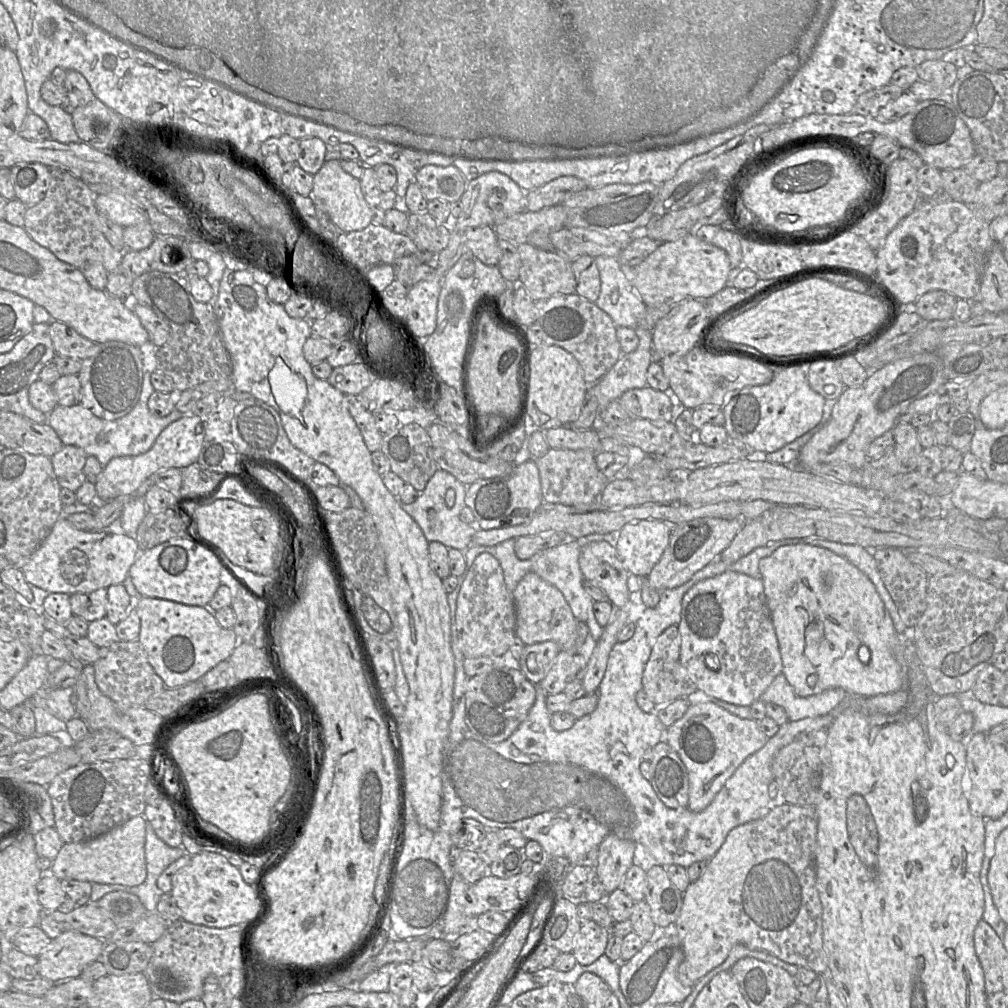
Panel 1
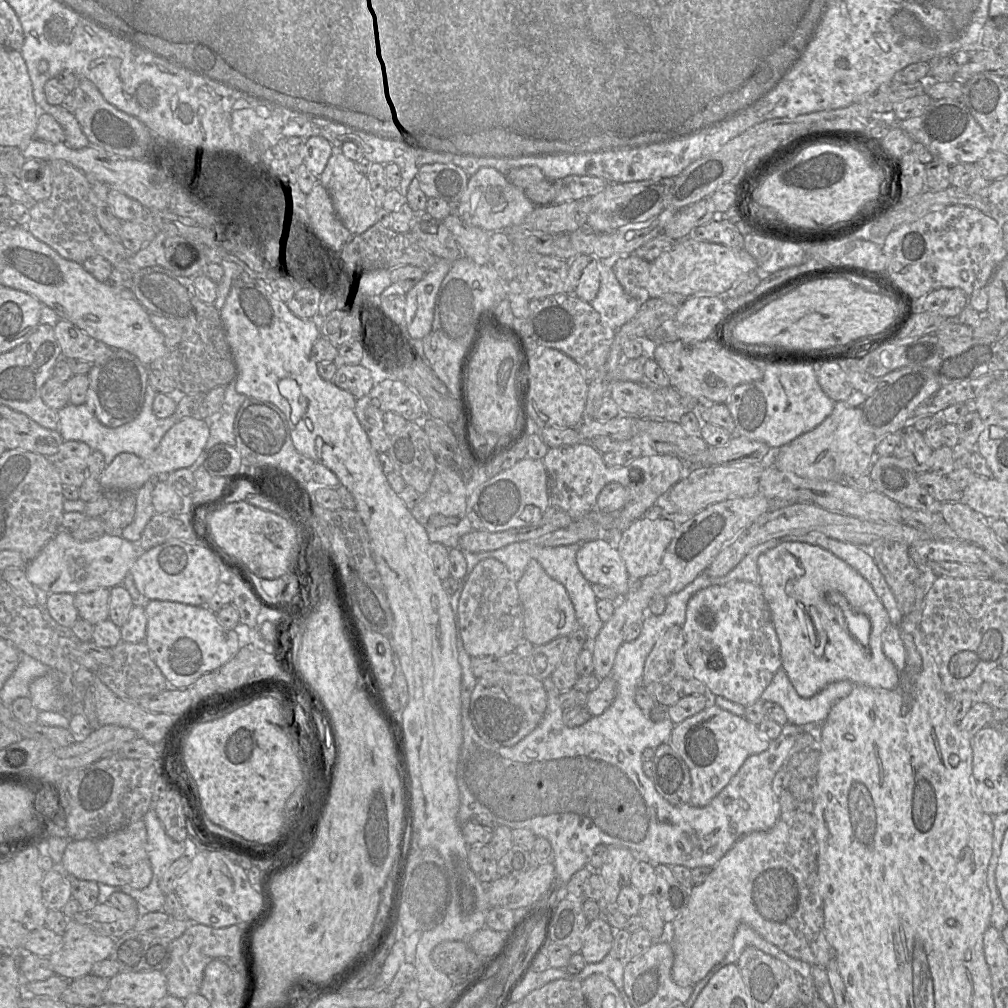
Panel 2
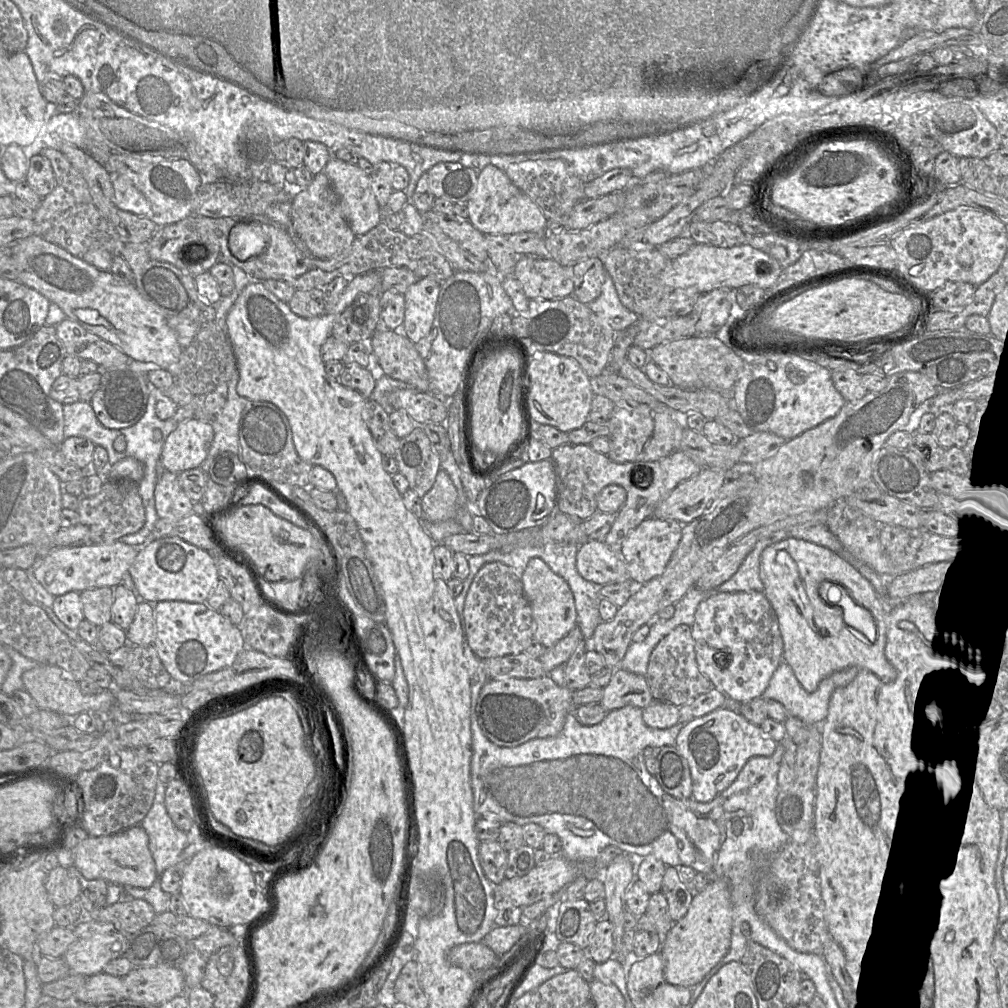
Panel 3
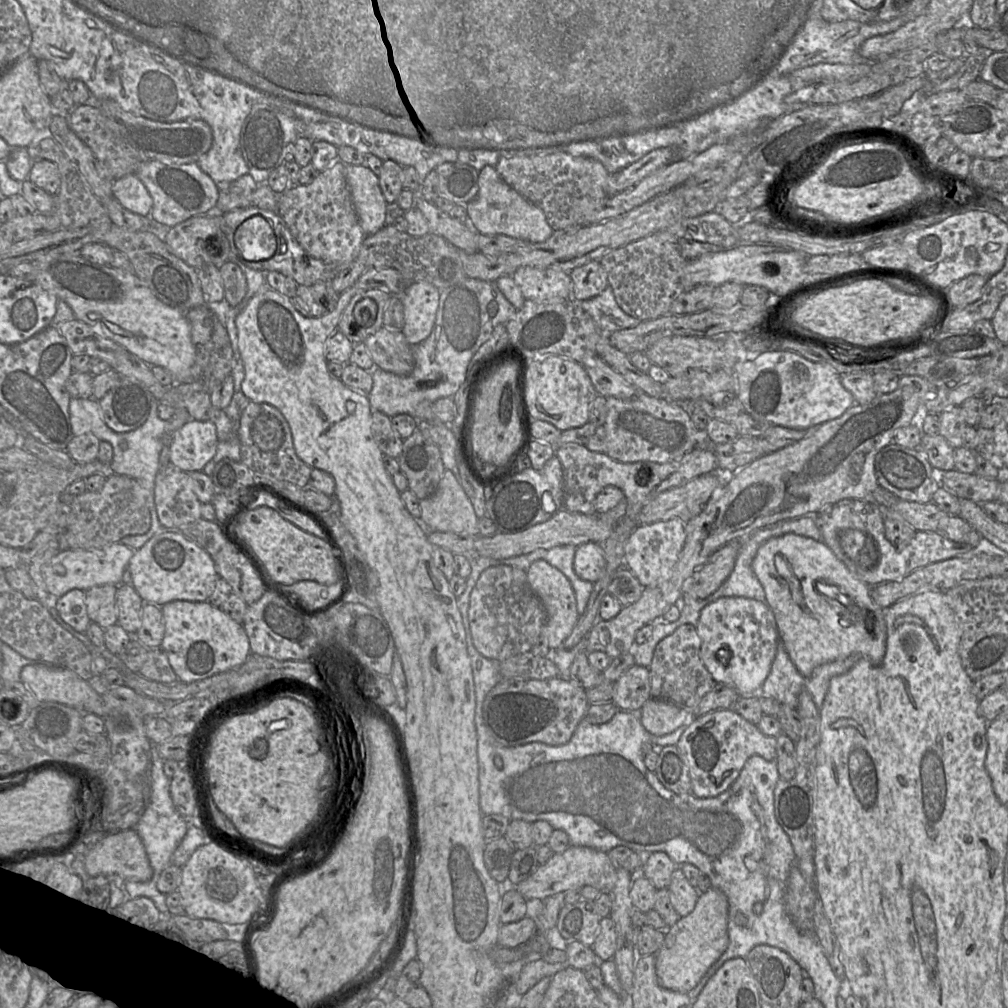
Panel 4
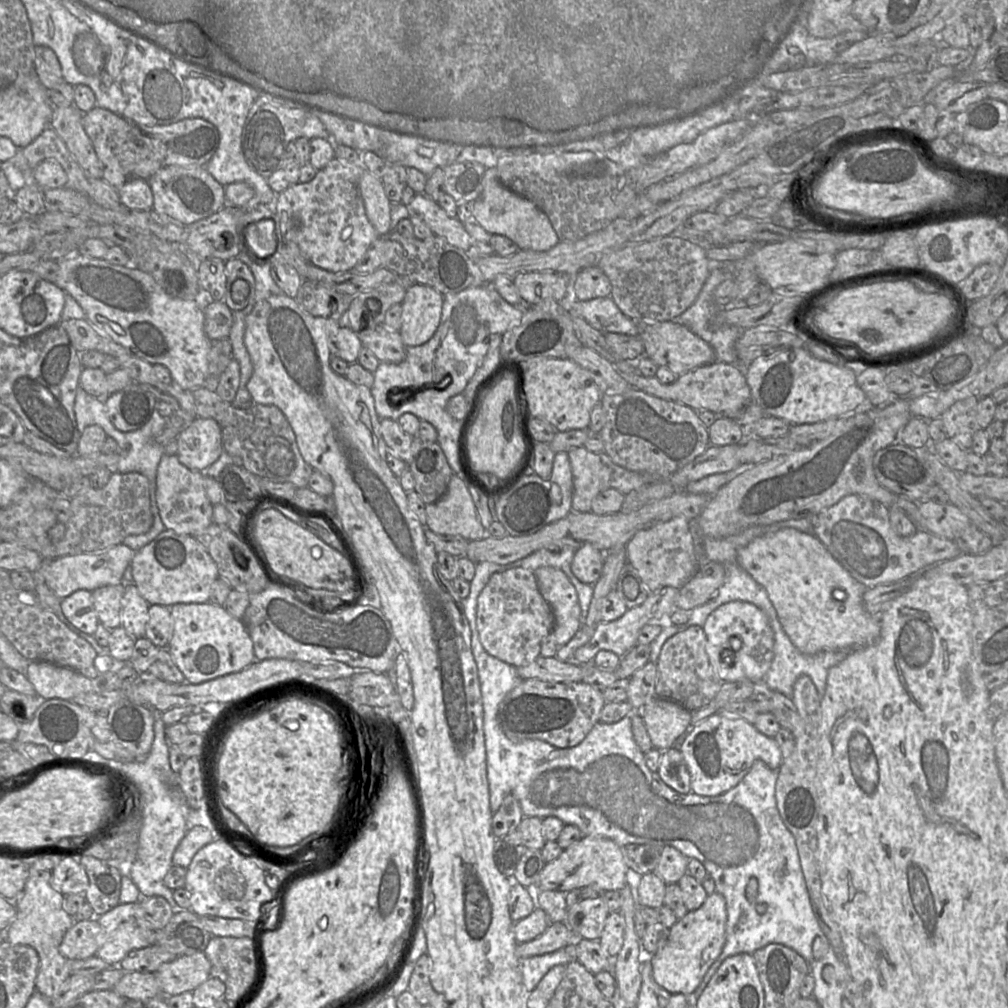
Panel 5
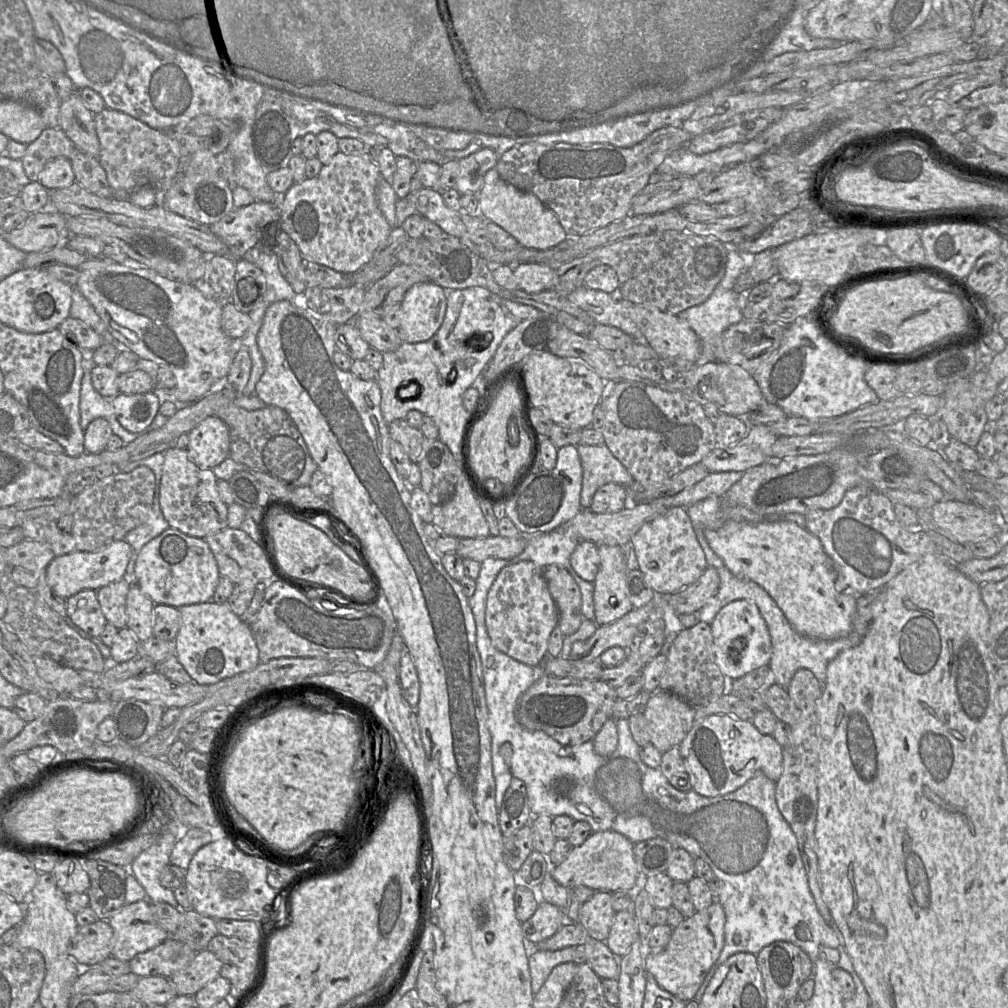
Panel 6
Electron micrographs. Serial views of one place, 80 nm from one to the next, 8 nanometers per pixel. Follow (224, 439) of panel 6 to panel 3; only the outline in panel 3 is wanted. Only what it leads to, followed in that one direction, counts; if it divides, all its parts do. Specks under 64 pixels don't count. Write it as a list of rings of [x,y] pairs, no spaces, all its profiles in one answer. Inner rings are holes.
[[[197,418],[183,421],[165,439],[160,463],[174,473],[198,468],[207,458],[213,439],[211,422]]]

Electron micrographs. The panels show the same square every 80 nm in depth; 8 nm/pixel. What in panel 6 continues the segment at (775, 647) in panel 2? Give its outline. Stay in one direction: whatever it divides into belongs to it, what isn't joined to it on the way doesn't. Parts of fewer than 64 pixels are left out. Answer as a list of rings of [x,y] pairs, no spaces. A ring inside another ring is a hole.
[[[735,600],[723,608],[710,624],[715,662],[728,680],[741,678],[754,670],[769,665],[771,638],[765,620],[751,600]]]

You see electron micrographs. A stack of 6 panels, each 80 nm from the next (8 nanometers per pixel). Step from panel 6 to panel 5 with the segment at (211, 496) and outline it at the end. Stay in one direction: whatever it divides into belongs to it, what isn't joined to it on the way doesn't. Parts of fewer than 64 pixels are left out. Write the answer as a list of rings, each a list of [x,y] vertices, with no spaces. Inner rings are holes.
[[[163,455],[156,481],[157,504],[166,529],[178,534],[196,536],[213,523],[213,507],[205,486],[204,473],[183,465],[177,455]]]

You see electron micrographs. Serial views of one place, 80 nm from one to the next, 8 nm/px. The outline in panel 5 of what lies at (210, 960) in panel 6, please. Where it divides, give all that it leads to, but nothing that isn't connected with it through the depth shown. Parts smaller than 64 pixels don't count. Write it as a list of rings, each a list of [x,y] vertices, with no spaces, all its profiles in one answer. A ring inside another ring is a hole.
[[[204,952],[178,956],[154,973],[163,997],[193,992],[211,977],[211,963]]]

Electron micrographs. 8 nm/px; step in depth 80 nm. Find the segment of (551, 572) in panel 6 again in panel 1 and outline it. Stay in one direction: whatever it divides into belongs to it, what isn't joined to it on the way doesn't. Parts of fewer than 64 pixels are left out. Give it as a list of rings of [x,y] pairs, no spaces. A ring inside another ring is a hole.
[[[528,572],[512,592],[516,612],[515,633],[525,645],[554,641],[561,650],[575,647],[577,620],[561,591],[535,572]]]

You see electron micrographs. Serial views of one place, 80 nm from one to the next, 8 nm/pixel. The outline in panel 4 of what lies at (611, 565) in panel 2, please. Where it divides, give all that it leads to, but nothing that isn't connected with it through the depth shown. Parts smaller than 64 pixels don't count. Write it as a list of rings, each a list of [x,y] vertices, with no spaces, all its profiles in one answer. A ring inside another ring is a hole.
[[[587,542],[576,548],[574,571],[583,580],[595,583],[604,576],[606,567],[602,544]]]

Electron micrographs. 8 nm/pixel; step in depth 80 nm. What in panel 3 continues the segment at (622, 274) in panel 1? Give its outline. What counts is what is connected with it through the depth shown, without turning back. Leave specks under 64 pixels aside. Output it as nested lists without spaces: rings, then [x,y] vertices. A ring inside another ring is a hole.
[[[607,272],[601,294],[587,305],[614,332],[622,331],[639,320],[636,313],[621,303],[613,279]]]

